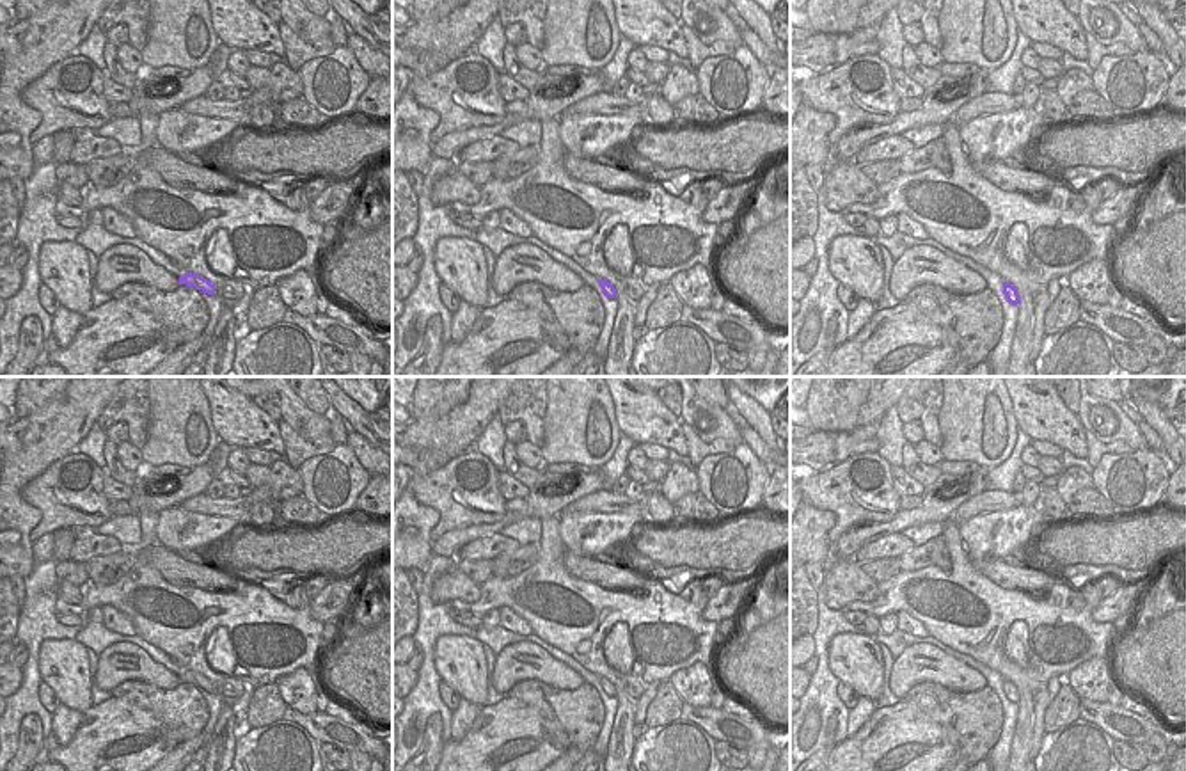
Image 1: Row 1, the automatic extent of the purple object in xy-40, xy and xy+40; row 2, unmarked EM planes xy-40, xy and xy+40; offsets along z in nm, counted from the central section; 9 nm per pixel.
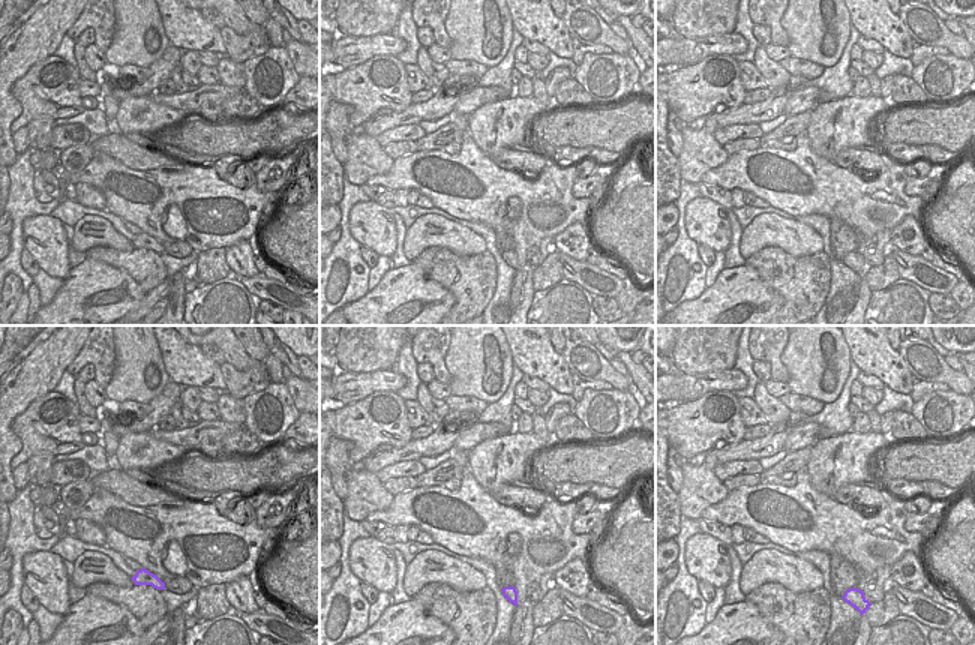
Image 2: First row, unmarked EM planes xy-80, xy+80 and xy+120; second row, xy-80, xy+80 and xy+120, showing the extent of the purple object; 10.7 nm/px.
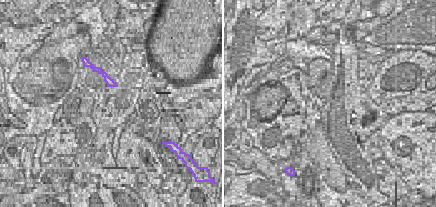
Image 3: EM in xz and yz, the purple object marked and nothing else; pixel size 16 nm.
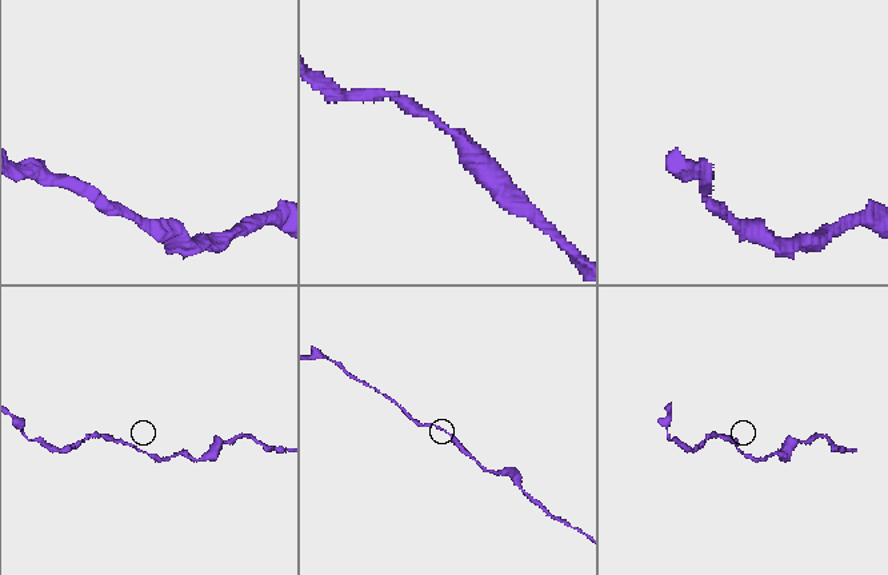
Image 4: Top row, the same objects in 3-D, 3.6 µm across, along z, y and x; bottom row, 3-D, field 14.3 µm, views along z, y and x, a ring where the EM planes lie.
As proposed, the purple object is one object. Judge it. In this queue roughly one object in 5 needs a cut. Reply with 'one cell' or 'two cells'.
one cell

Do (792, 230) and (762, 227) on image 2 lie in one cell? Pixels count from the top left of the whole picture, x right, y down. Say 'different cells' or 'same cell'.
same cell

